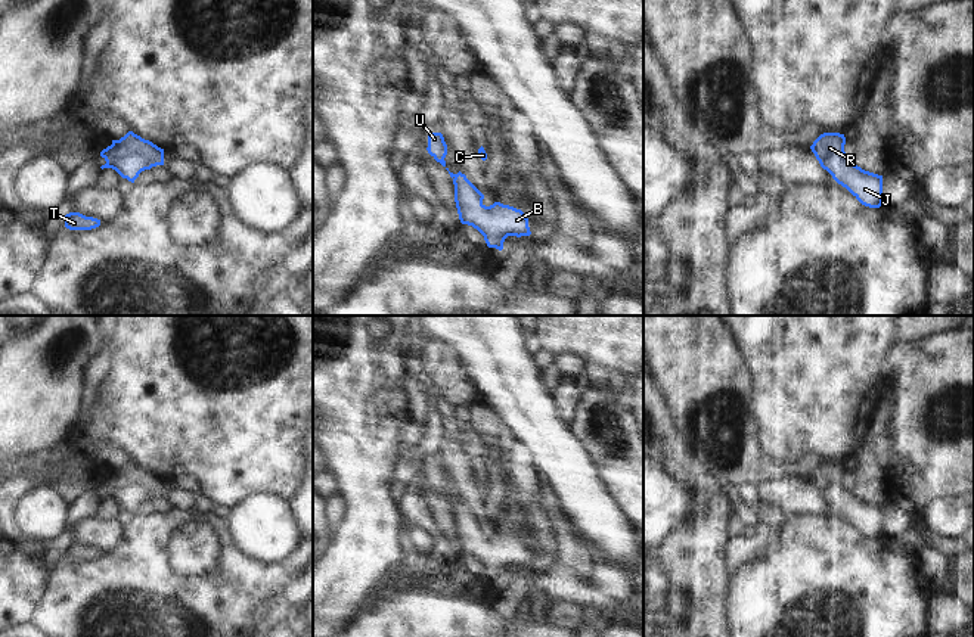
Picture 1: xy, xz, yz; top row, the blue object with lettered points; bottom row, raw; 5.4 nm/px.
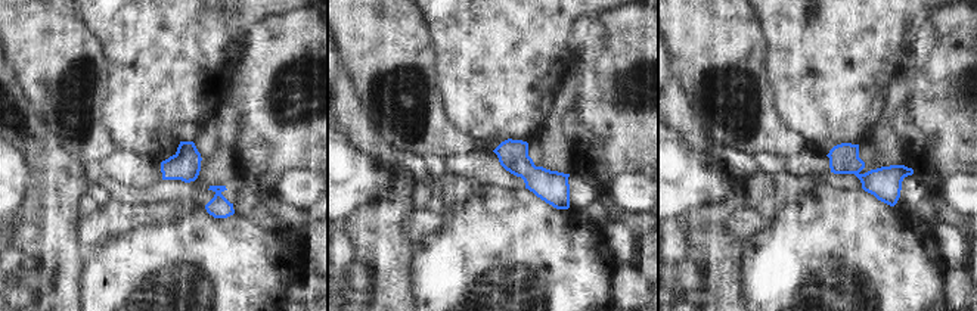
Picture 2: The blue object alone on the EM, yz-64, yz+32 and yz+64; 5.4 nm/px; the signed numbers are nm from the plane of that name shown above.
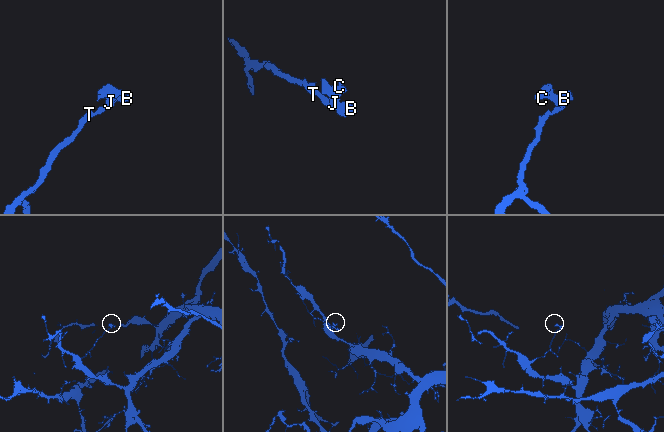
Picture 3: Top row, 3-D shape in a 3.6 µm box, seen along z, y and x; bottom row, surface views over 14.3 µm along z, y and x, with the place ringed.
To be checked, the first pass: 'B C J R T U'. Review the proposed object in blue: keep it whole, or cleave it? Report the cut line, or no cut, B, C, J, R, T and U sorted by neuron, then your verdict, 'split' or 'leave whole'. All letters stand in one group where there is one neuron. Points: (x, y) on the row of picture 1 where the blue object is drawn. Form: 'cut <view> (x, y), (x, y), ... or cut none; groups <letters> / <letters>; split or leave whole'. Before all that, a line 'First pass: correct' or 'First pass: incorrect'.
First pass: correct
cut none; groups B C J R T U; leave whole

